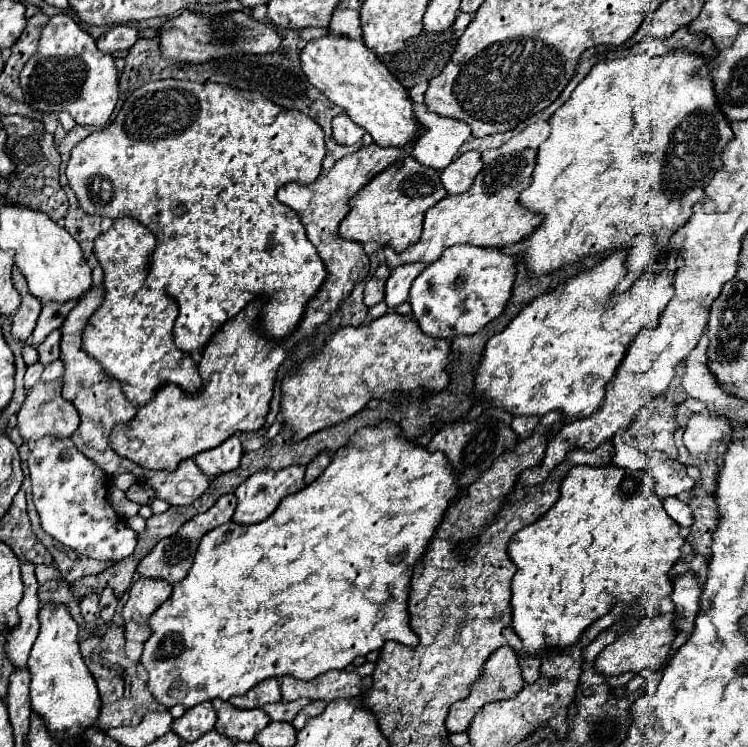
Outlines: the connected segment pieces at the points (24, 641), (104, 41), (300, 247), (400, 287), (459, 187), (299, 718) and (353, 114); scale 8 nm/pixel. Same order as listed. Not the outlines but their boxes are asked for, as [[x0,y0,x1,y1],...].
[[6,563,40,667],[98,25,138,53],[66,79,326,353],[384,263,426,311],[442,151,482,195],[292,701,326,731],[300,33,418,147]]

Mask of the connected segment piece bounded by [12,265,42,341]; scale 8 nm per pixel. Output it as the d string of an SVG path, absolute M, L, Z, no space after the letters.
M16 265L12 271L12 281L22 291L22 303L16 309L16 313L12 315L12 335L20 341L26 341L34 331L42 305L40 305L40 299L36 299L34 295L28 295L28 283L24 283L24 277L20 275L20 269Z

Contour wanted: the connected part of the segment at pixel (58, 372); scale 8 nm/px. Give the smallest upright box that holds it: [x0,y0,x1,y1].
[42,359,64,381]

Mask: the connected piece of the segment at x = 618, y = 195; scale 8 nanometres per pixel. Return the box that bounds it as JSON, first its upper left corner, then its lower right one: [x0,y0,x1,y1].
[518,49,732,293]

